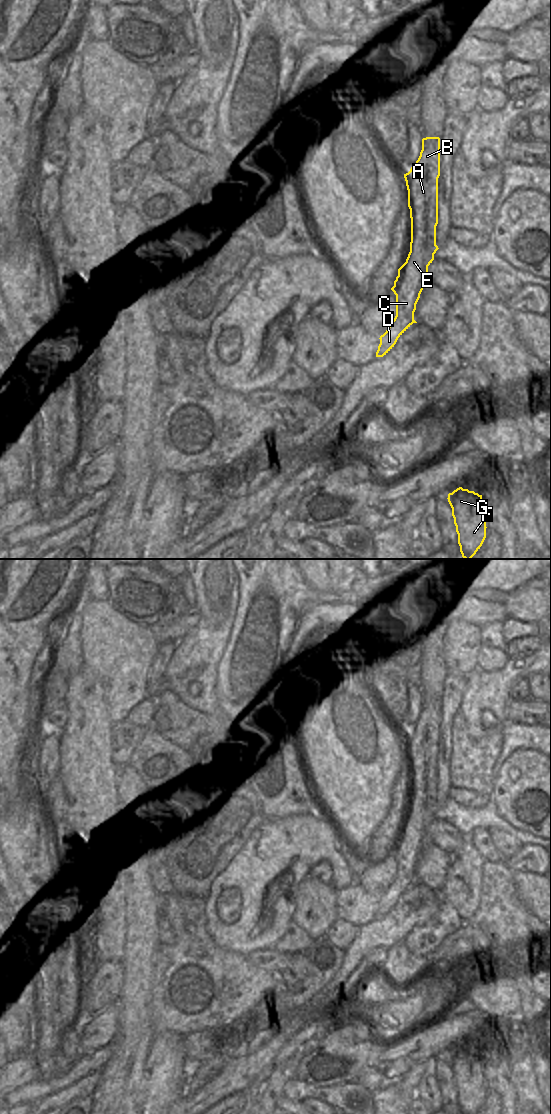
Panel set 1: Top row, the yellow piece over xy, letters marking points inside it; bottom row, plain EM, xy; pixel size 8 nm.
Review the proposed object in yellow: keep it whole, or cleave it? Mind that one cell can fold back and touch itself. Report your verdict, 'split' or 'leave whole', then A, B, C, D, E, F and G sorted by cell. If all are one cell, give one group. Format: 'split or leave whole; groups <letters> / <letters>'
split; groups A B C D E / F G

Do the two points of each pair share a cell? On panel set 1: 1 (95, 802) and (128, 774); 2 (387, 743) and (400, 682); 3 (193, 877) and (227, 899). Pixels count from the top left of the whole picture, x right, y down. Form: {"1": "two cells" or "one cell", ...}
{"1": "two cells", "2": "two cells", "3": "two cells"}

